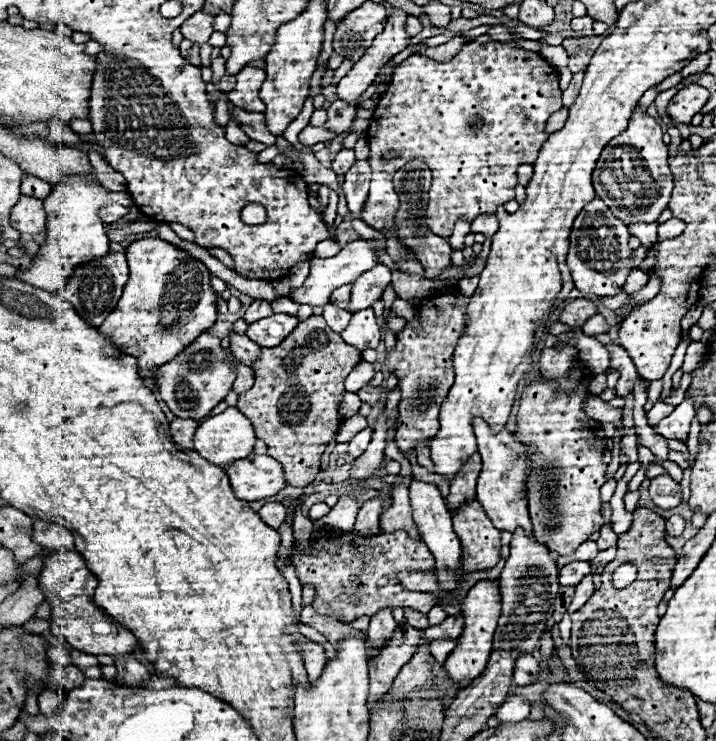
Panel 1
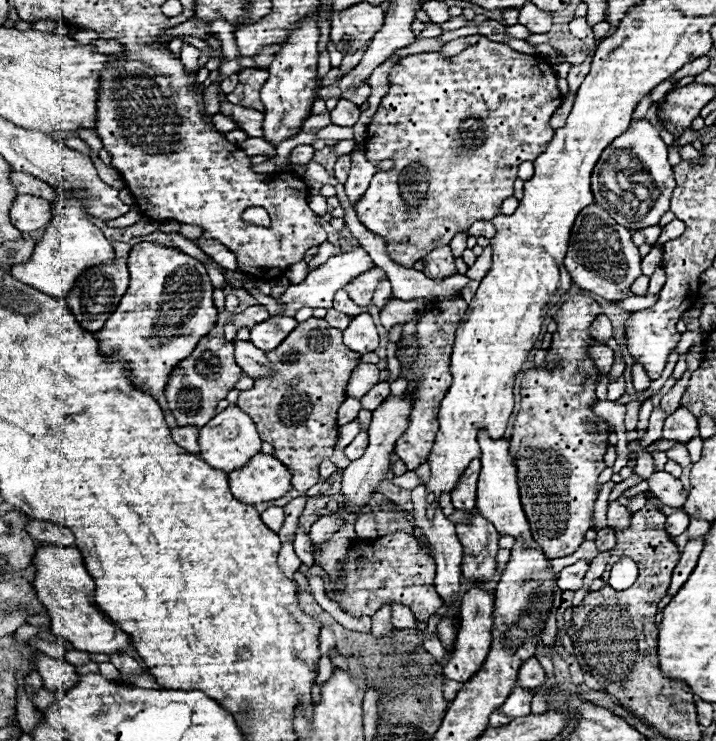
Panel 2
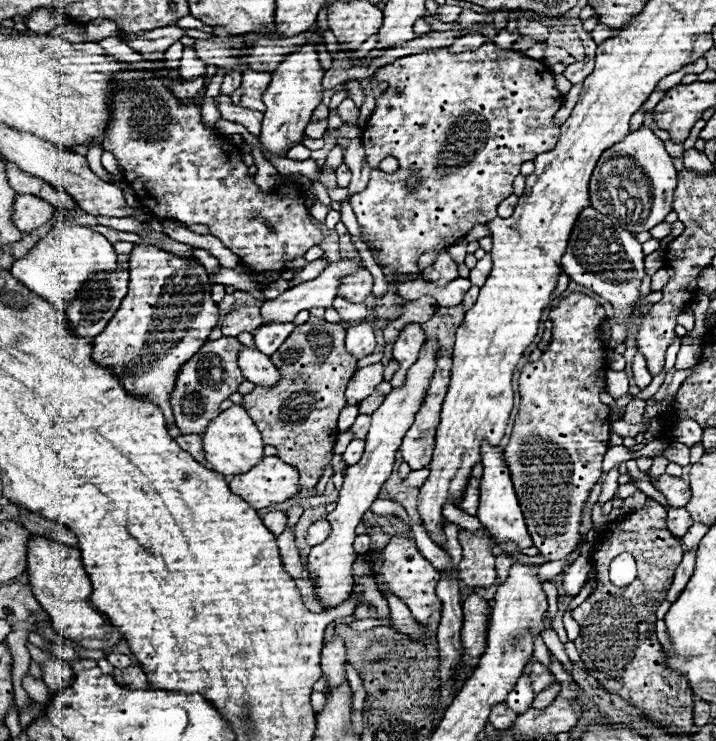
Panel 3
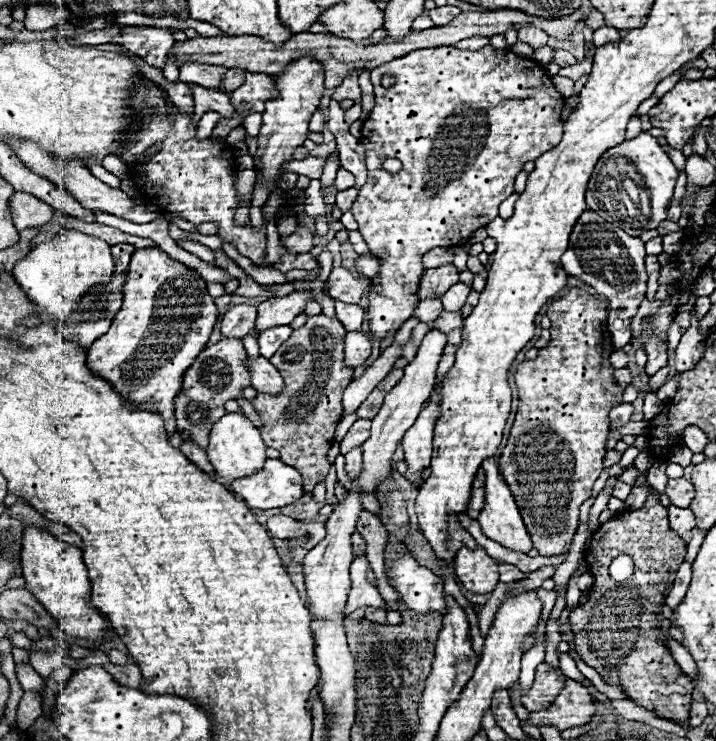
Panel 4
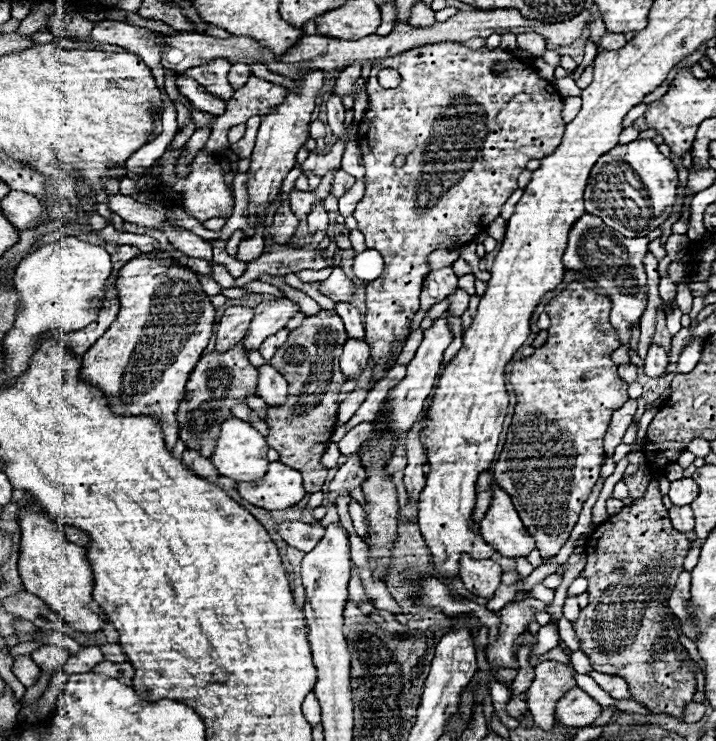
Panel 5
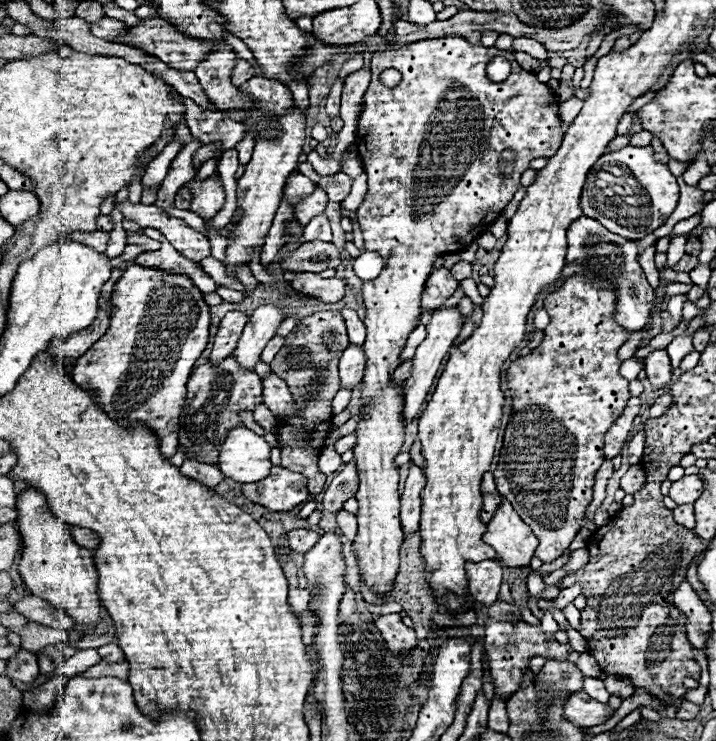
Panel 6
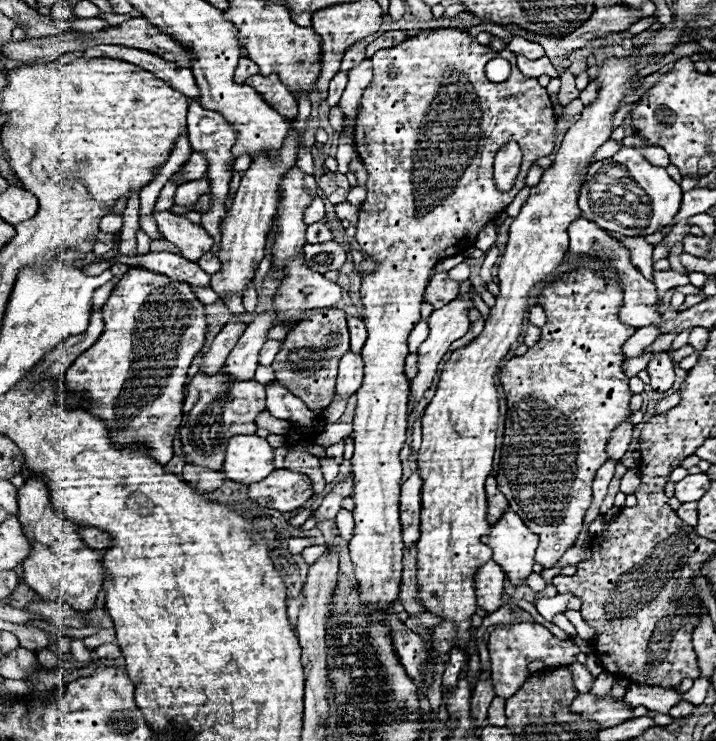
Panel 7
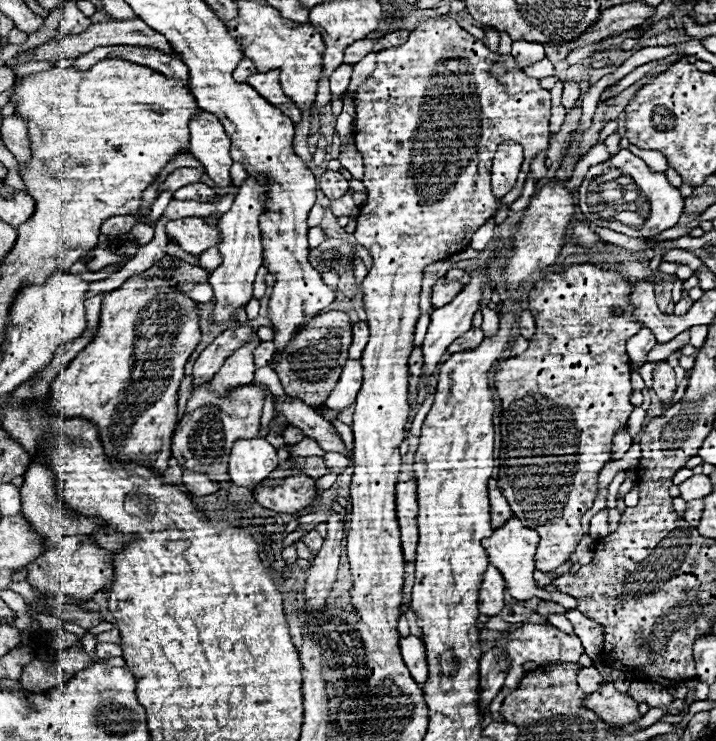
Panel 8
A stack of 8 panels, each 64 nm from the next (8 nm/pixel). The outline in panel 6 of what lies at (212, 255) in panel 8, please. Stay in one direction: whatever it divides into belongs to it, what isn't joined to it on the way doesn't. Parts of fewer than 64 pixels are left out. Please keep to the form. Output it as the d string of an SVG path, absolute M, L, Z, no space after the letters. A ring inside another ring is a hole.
M208 256L200 262L200 266L204 268L204 272L208 276L212 276L212 279L221 287L233 289L240 292L245 292L246 287L243 286L237 279L229 276L226 272L225 266L222 262L218 262L216 258Z

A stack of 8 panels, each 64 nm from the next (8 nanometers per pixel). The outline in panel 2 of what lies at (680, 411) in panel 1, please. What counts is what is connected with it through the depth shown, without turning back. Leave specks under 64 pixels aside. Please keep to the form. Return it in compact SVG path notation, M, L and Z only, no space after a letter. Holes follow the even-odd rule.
M680 406L678 410L674 410L666 420L664 420L664 428L662 428L662 438L666 440L676 440L680 444L690 442L698 432L698 422L696 416L686 408Z

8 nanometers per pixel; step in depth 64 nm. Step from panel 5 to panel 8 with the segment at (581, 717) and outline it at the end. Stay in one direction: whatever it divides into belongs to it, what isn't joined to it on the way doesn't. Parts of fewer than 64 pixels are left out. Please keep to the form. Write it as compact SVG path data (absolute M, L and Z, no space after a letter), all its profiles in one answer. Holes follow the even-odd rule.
M612 682L584 698L584 708L594 710L606 724L628 724L640 718L638 704L628 696L614 690Z

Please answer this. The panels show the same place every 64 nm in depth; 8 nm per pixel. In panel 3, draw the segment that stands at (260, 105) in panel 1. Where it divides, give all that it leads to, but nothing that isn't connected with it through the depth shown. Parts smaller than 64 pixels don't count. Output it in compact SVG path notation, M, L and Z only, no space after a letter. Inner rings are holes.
M246 70L246 72L242 72L242 84L230 94L230 100L236 106L264 112L266 106L262 104L262 94L264 94L268 84L270 84L270 74L268 72Z

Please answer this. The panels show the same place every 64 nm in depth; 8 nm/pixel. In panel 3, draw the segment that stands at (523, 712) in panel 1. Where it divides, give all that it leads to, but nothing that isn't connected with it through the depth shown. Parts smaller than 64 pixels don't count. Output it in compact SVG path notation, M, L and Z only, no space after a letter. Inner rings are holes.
M528 666L524 668L524 674L522 674L522 678L518 680L518 684L514 686L514 690L508 694L508 698L506 698L506 706L510 708L510 710L514 710L516 714L522 714L522 712L526 712L528 708L530 708L530 704L532 704L532 700L534 700L534 692L532 692L532 688L530 688L530 682L528 682Z

